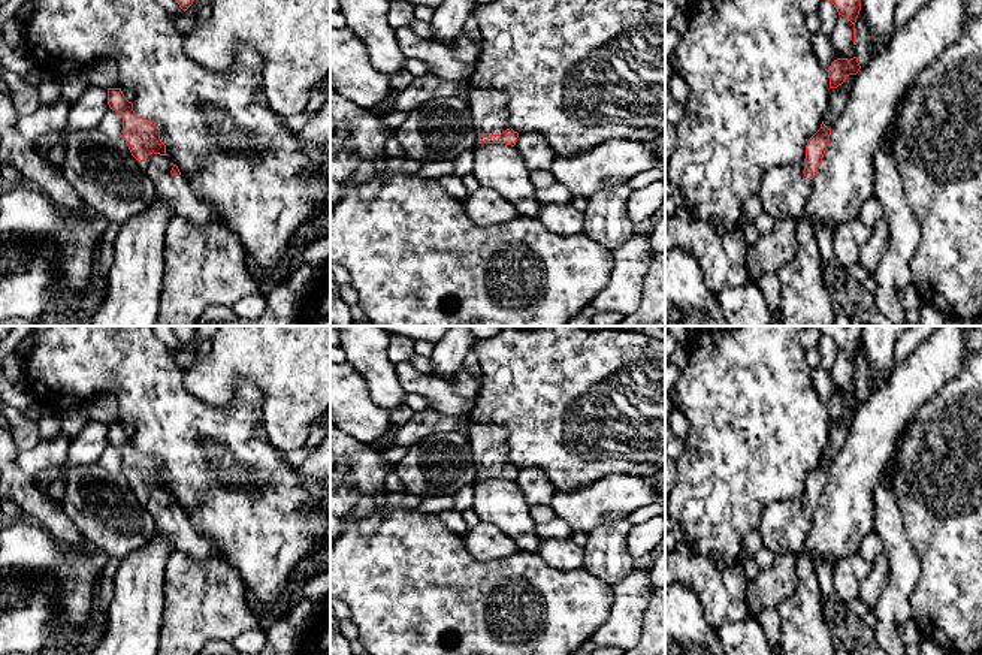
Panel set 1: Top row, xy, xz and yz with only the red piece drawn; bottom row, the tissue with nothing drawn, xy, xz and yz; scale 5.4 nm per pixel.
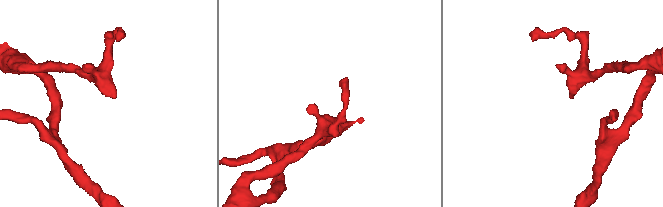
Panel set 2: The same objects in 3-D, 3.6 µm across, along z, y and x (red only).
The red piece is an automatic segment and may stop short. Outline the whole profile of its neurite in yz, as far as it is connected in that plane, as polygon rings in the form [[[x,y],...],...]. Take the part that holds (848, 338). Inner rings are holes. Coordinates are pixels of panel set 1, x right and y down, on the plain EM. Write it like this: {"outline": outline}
{"outline": [[[815,326],[821,335],[834,339],[839,350],[847,353],[853,359],[853,380],[856,380],[855,357],[861,345],[862,326]]]}

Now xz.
{"outline": [[[472,423],[468,437],[478,467],[478,479],[516,480],[519,468],[508,459],[507,432],[501,426]]]}

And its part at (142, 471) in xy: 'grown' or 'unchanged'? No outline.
grown

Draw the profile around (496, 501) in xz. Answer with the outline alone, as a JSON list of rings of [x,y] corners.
[[[481,477],[472,486],[472,510],[480,522],[498,526],[517,544],[519,550],[534,555],[543,540],[535,534],[537,523],[516,482]]]

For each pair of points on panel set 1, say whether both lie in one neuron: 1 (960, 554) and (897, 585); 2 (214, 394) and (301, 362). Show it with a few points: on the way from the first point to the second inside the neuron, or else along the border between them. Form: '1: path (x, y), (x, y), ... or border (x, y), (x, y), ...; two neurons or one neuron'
1: border (908, 542), (919, 564), (911, 609); two neurons
2: path (230, 370), (238, 362), (277, 362); one neuron

